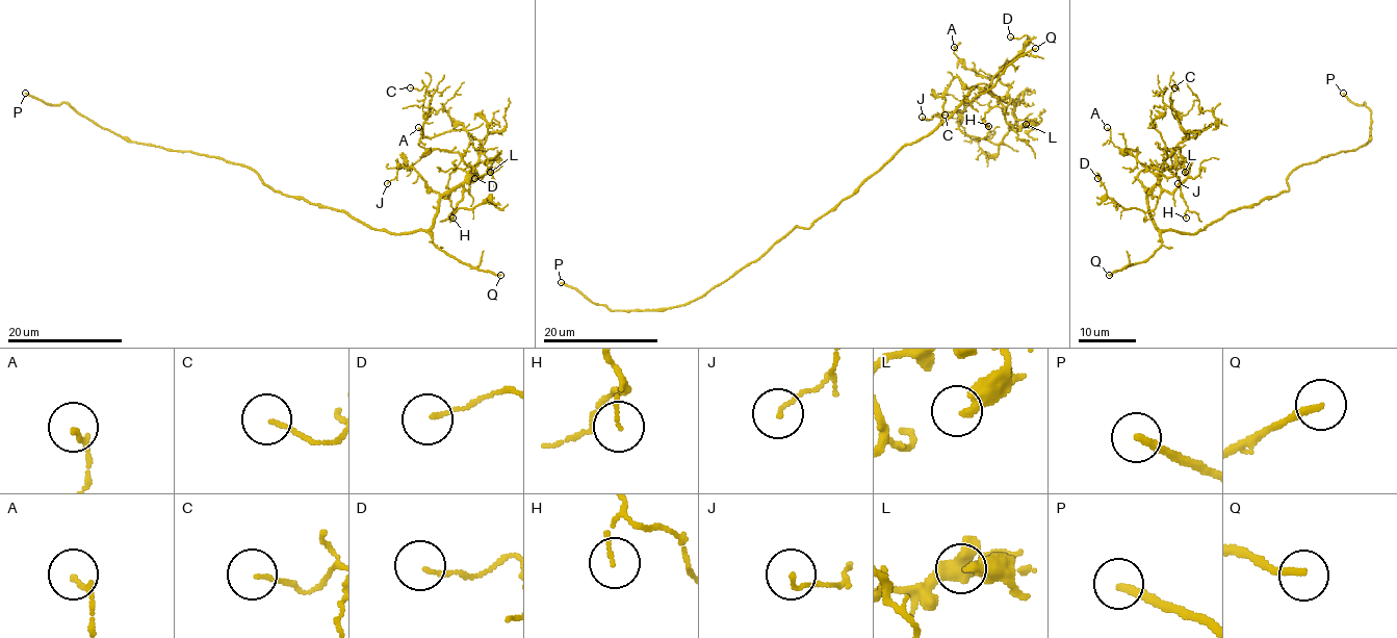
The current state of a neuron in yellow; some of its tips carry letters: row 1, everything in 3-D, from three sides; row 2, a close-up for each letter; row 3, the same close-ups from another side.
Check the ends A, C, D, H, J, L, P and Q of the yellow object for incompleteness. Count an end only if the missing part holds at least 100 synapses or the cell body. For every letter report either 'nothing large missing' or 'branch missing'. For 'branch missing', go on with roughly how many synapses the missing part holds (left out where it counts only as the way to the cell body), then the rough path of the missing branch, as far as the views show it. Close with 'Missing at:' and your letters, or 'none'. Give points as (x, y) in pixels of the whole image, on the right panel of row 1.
A: nothing large missing
C: nothing large missing
D: nothing large missing
H: nothing large missing
J: nothing large missing
L: nothing large missing
P: branch missing; about 160 synapses; missing branch runs (1343, 93), (1311, 66), (1296, 61), (1264, 23), (1252, 24), (1245, 34), (1197, 13)
Q: branch missing
Missing at: P, Q

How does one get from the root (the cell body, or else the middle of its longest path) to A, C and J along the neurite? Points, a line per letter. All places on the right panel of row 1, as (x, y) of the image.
A: (1235, 210), (1194, 233), (1162, 231), (1147, 199), (1158, 176), (1137, 159), (1139, 152), (1117, 148), (1107, 127)
C: (1235, 210), (1194, 233), (1152, 217), (1166, 157), (1204, 129), (1182, 129), (1174, 87)
J: (1235, 210), (1194, 233), (1162, 231), (1148, 209), (1147, 189), (1137, 175), (1147, 168), (1175, 168), (1178, 183)

